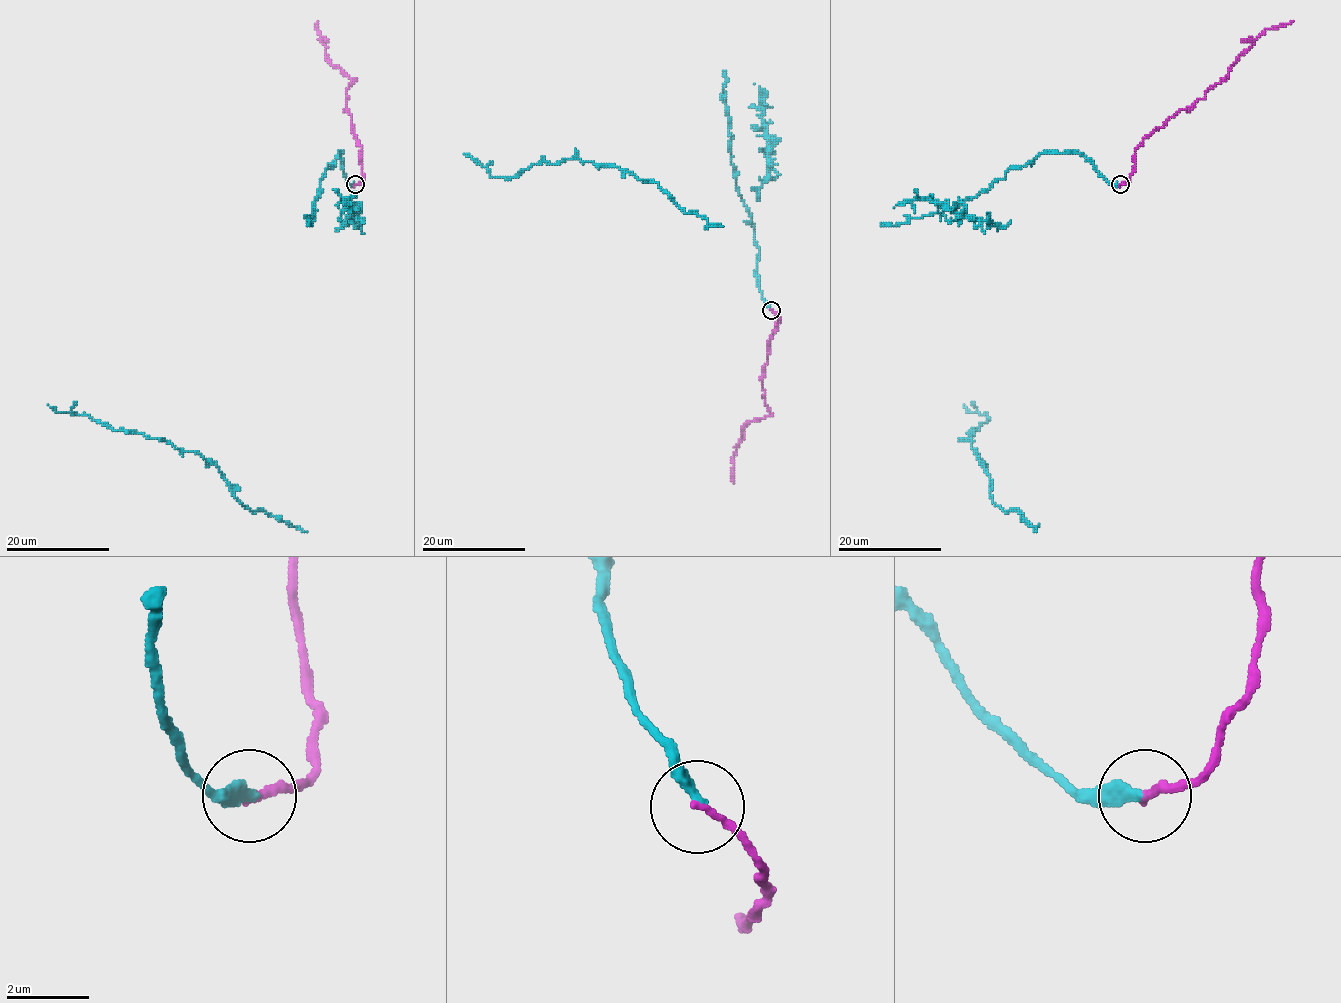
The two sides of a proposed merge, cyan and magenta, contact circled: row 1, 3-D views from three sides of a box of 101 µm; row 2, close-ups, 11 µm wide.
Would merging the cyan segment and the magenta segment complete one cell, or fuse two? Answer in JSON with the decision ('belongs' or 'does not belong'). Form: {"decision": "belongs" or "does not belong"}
{"decision": "belongs"}

